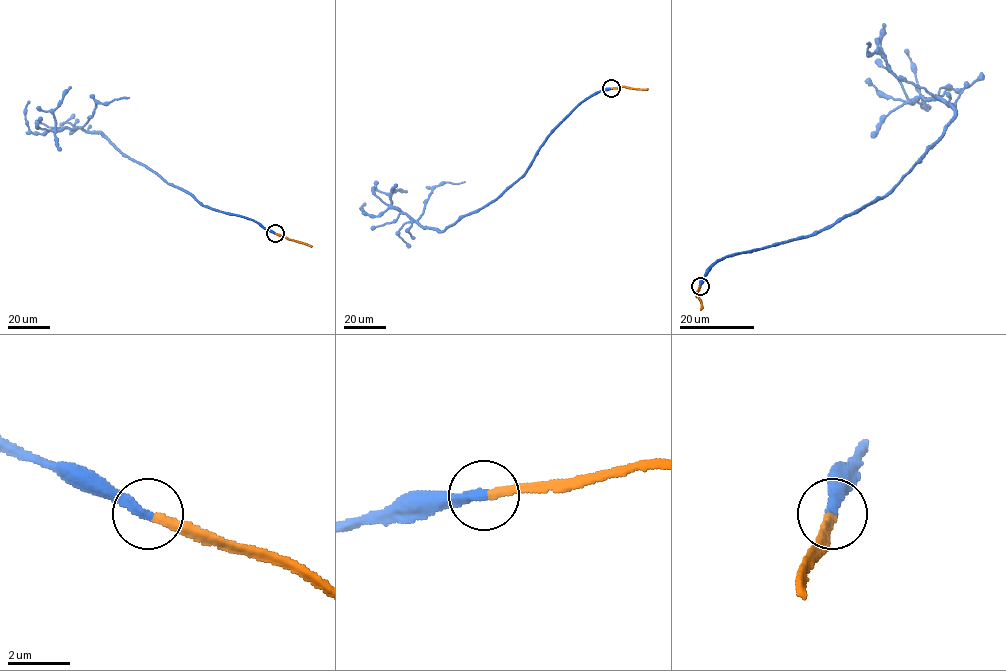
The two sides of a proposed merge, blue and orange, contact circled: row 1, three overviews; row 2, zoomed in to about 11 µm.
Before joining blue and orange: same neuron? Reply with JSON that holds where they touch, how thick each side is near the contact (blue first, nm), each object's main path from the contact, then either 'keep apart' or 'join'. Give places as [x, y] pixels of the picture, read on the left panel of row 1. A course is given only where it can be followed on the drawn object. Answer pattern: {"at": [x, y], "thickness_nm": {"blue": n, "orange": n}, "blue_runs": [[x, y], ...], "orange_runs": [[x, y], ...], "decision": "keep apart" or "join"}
{"at": [275, 233], "thickness_nm": {"blue": 340, "orange": 280}, "blue_runs": [[275, 233], [249, 219], [205, 206], [125, 156], [99, 133], [69, 128], [32, 133], [25, 118], [29, 101]], "orange_runs": [[276, 233], [311, 247]], "decision": "join"}

